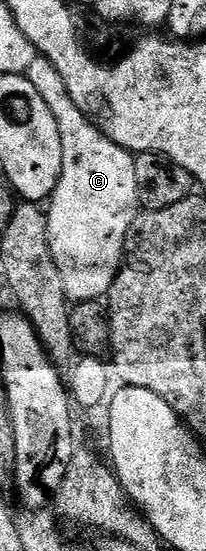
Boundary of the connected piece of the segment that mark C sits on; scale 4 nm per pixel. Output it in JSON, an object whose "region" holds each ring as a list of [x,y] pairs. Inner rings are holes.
{"region":[[[38,56],[31,64],[27,77],[31,84],[37,86],[47,108],[51,108],[59,124],[59,140],[63,144],[61,175],[53,193],[47,199],[46,228],[49,233],[50,254],[58,265],[60,275],[63,276],[63,288],[66,289],[70,303],[104,299],[121,271],[129,229],[139,213],[134,155],[102,134],[97,126],[85,117],[84,112],[75,106],[59,72],[47,59]]]}

